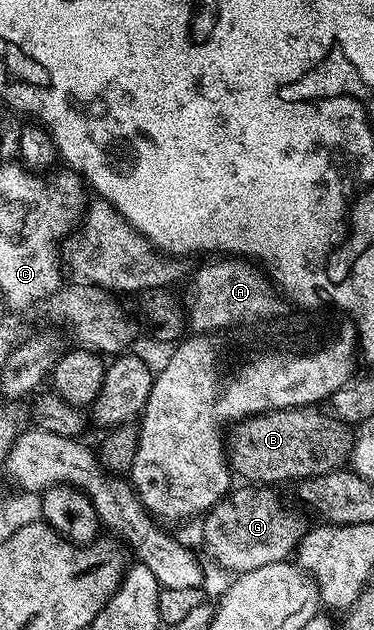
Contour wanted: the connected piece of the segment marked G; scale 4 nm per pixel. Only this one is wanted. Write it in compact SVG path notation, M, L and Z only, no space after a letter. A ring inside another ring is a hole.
M242 486L242 489L231 491L220 503L205 513L202 524L202 548L222 568L227 568L230 574L241 574L248 570L256 570L260 566L281 564L286 556L295 551L298 543L307 531L305 524L298 516L278 508L278 500L273 496L271 489L266 486Z

